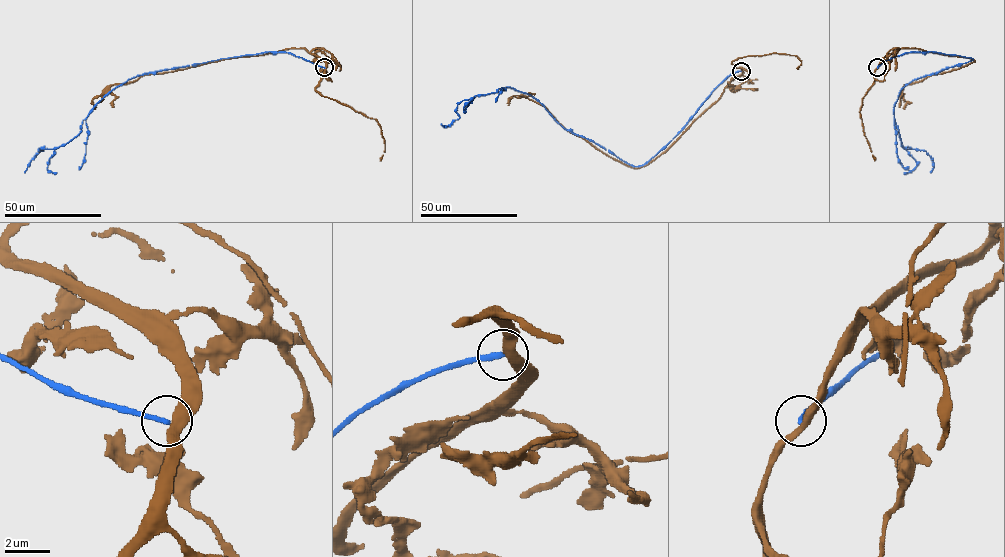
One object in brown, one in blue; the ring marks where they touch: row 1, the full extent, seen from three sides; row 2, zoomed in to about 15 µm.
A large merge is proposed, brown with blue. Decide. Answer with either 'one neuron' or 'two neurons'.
two neurons

